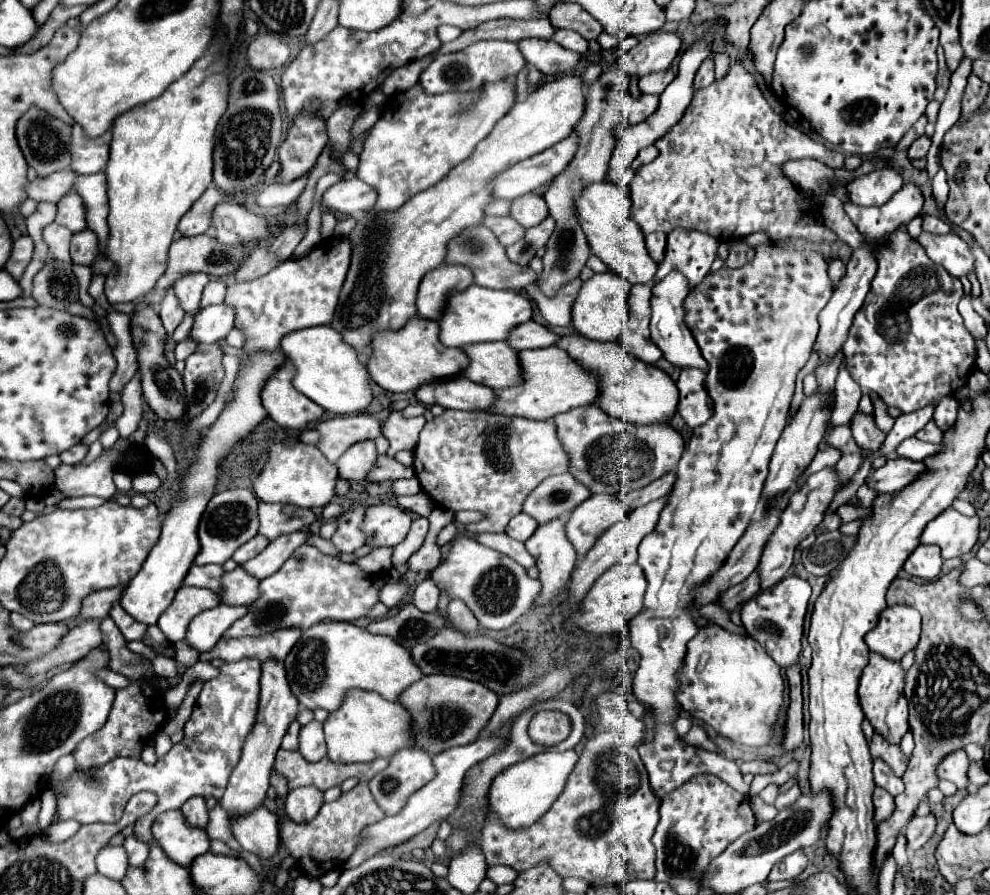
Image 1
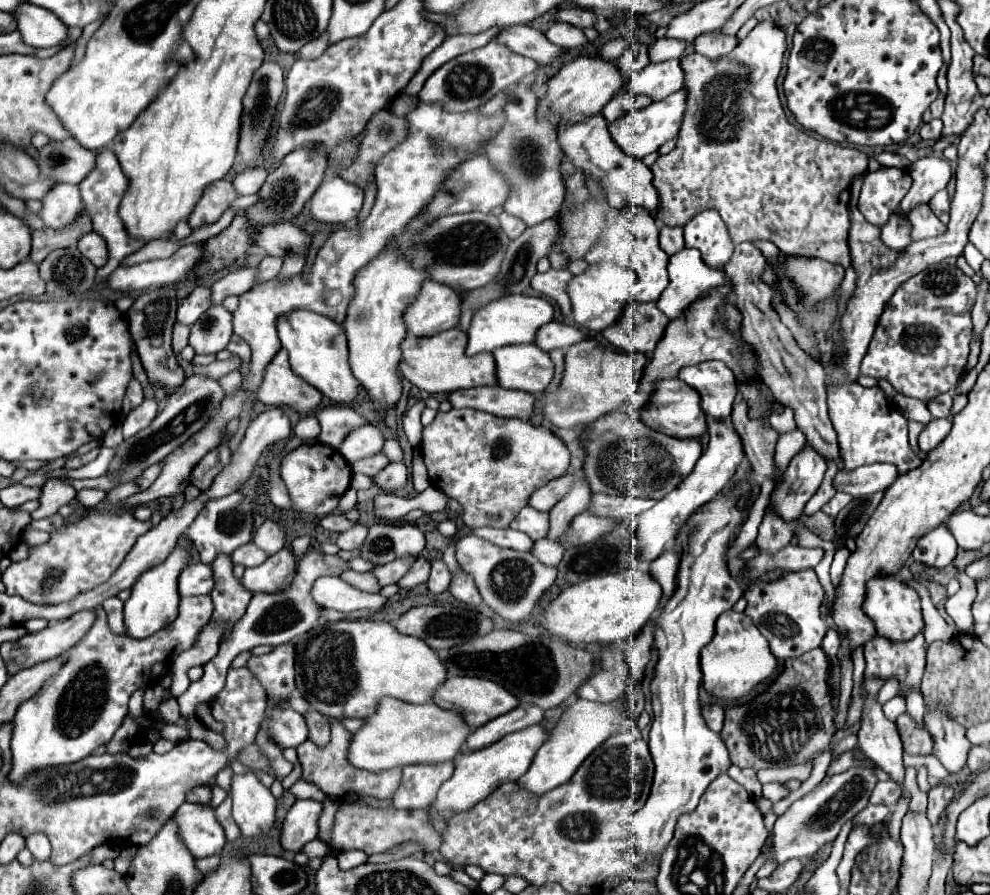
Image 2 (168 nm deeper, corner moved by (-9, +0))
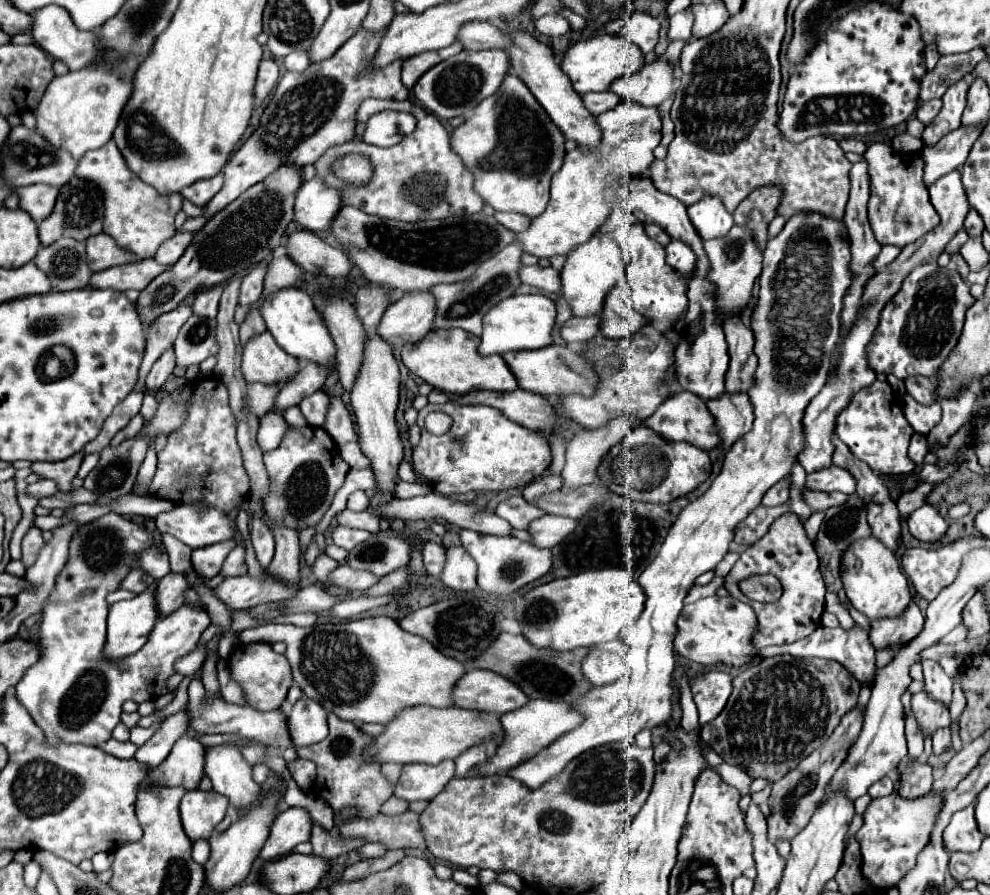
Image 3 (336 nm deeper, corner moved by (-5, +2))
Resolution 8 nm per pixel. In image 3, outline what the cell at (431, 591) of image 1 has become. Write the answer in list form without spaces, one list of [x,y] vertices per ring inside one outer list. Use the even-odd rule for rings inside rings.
[[[426,542],[422,550],[422,558],[424,558],[426,572],[434,578],[440,578],[444,564],[446,564],[446,548],[436,542]]]

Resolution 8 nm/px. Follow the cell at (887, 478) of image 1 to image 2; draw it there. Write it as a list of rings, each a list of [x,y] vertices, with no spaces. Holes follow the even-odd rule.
[[[870,464],[848,472],[838,470],[834,478],[834,488],[838,492],[846,492],[858,498],[890,488],[890,484],[896,478],[898,478],[898,470],[894,468],[894,464]]]

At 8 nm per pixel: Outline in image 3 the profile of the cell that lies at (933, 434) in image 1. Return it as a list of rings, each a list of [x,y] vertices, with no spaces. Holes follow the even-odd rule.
[[[914,434],[912,440],[910,440],[910,458],[920,466],[922,464],[922,458],[926,456],[928,452],[928,442],[926,442],[926,434]]]

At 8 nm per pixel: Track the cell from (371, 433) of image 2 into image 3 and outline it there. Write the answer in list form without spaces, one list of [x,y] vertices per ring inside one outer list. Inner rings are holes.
[[[330,398],[330,410],[326,416],[326,432],[332,436],[336,446],[358,442],[352,416],[340,398]]]

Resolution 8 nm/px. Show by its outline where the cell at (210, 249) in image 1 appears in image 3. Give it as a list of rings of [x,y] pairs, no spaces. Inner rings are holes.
[[[154,258],[130,262],[130,264],[120,264],[114,268],[106,268],[102,272],[92,274],[90,286],[92,288],[114,288],[114,290],[144,290],[158,274],[162,274],[170,266],[162,266],[154,262]]]

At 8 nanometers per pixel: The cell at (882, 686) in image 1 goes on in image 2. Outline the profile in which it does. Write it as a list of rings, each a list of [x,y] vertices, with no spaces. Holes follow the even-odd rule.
[[[924,632],[916,634],[912,640],[892,642],[882,636],[874,636],[864,646],[866,656],[866,674],[882,676],[882,680],[898,678],[902,696],[908,688],[918,686],[926,666],[926,648]]]

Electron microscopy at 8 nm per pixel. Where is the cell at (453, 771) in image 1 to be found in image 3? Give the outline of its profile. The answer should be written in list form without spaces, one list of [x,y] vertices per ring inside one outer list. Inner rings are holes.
[[[528,700],[526,706],[512,710],[508,714],[500,716],[502,728],[506,730],[506,738],[498,746],[494,760],[484,762],[484,766],[474,766],[470,772],[470,778],[482,778],[482,776],[494,776],[494,774],[504,774],[518,766],[520,762],[526,762],[534,758],[542,748],[546,748],[550,742],[554,742],[558,736],[570,732],[582,722],[580,714],[574,714],[570,706],[564,702],[546,702],[546,700]]]

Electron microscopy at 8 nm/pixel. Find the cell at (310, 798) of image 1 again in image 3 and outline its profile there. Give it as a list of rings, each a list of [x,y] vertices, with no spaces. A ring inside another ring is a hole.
[[[292,806],[276,816],[270,826],[270,836],[260,852],[262,860],[276,860],[278,856],[290,854],[300,842],[308,842],[314,820],[306,808]]]

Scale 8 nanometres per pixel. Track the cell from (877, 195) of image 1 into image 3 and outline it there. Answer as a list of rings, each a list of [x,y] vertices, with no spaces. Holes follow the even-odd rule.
[[[876,142],[868,146],[864,158],[870,166],[868,220],[876,240],[880,244],[894,244],[898,248],[904,248],[928,230],[934,230],[934,222],[940,222],[940,218],[928,200],[926,186],[922,184],[924,162],[920,154],[914,154],[914,162],[910,162],[890,146]]]

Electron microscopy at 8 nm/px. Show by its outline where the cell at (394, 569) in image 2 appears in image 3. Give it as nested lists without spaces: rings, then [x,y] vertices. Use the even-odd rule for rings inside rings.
[[[340,564],[332,574],[330,574],[330,584],[336,584],[338,588],[346,588],[350,592],[354,590],[368,590],[378,582],[380,578],[374,578],[368,570],[354,570],[346,564]]]

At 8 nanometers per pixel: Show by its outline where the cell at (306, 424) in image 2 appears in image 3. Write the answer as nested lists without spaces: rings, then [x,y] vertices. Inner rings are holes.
[[[292,406],[292,408],[286,408],[284,410],[284,420],[288,422],[288,426],[308,426],[306,418],[302,418],[302,412],[298,406]]]

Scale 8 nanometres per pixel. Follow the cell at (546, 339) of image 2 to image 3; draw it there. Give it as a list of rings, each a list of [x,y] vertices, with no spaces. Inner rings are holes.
[[[576,318],[564,322],[562,326],[562,338],[566,344],[584,344],[598,332],[598,318]]]

